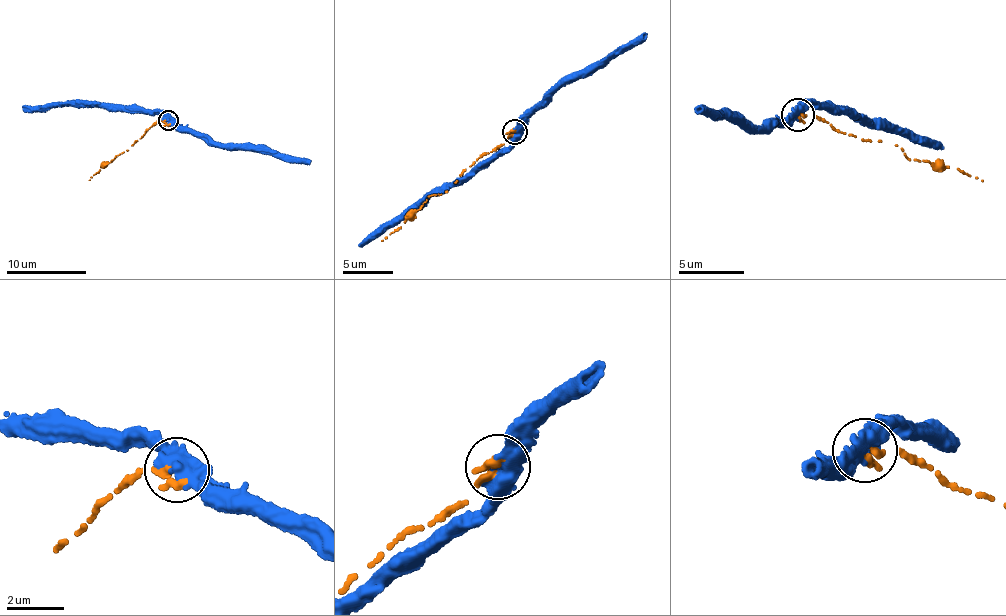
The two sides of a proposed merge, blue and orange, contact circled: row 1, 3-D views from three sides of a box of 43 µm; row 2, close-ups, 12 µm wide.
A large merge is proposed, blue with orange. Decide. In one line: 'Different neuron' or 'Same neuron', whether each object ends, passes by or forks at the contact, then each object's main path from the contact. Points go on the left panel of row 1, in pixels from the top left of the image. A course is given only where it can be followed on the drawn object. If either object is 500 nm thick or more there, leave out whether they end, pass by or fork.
Different neuron. Course of blue: (167, 120), (158, 111), (133, 113), (115, 106), (71, 104), (32, 110), (22, 106). Course of orange: (167, 120), (152, 123), (127, 150), (116, 155), (89, 181)

